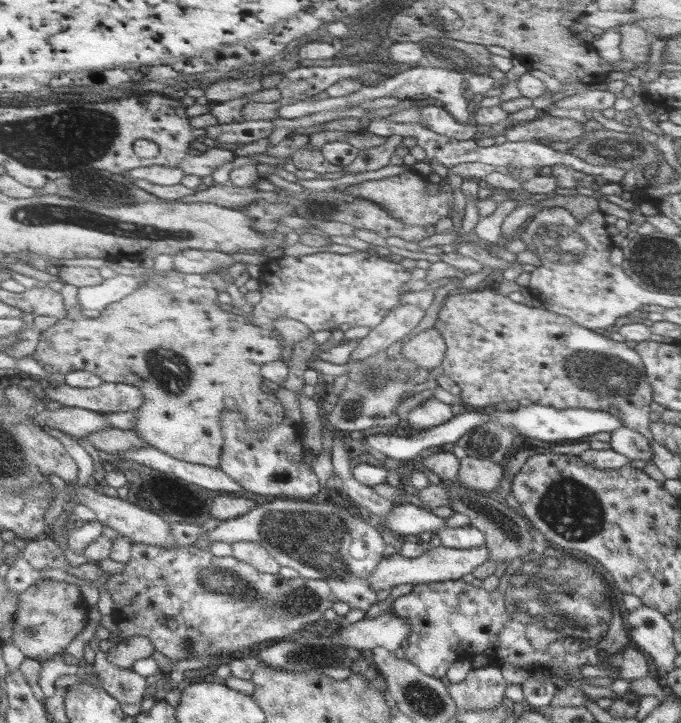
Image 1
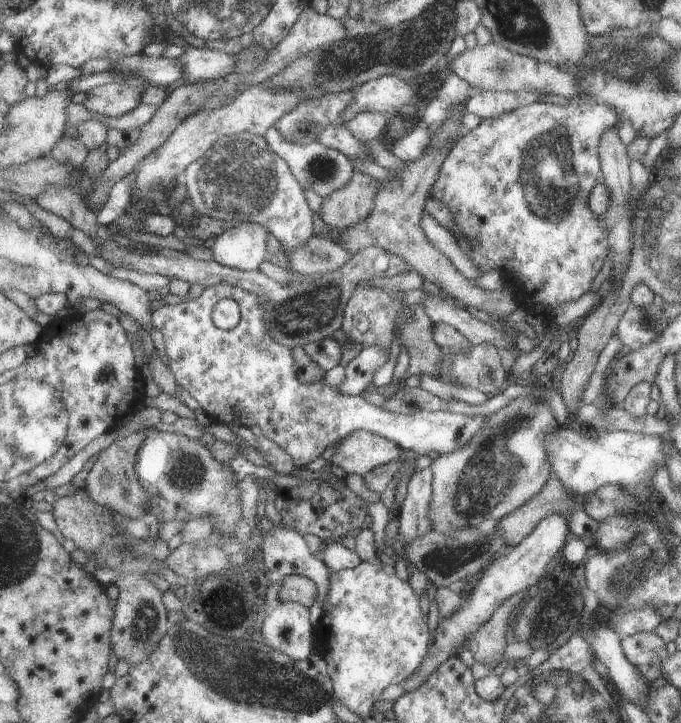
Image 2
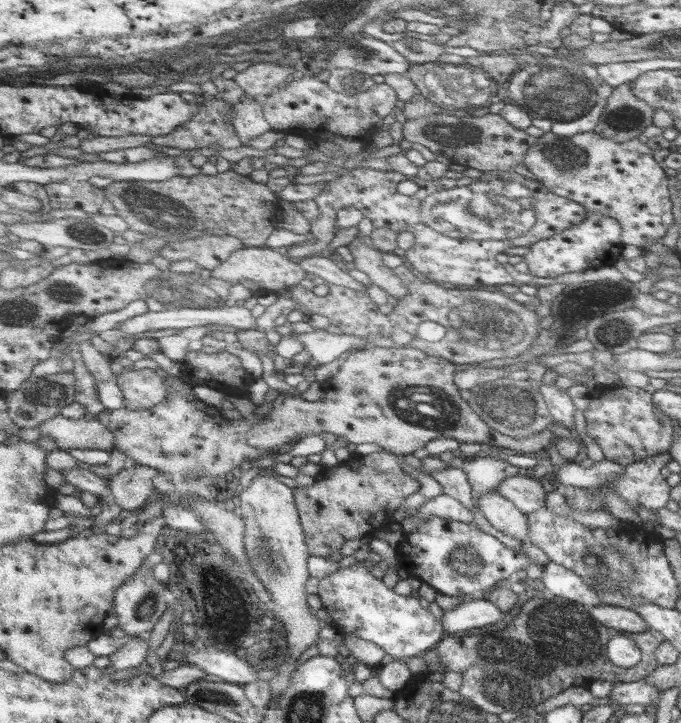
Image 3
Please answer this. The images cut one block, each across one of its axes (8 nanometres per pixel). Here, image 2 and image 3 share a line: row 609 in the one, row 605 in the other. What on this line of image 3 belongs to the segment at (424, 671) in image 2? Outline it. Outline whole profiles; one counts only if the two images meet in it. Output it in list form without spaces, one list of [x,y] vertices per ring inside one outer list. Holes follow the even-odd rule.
[[[488,599],[465,600],[451,610],[444,612],[442,626],[452,635],[468,633],[503,620],[504,611]]]

